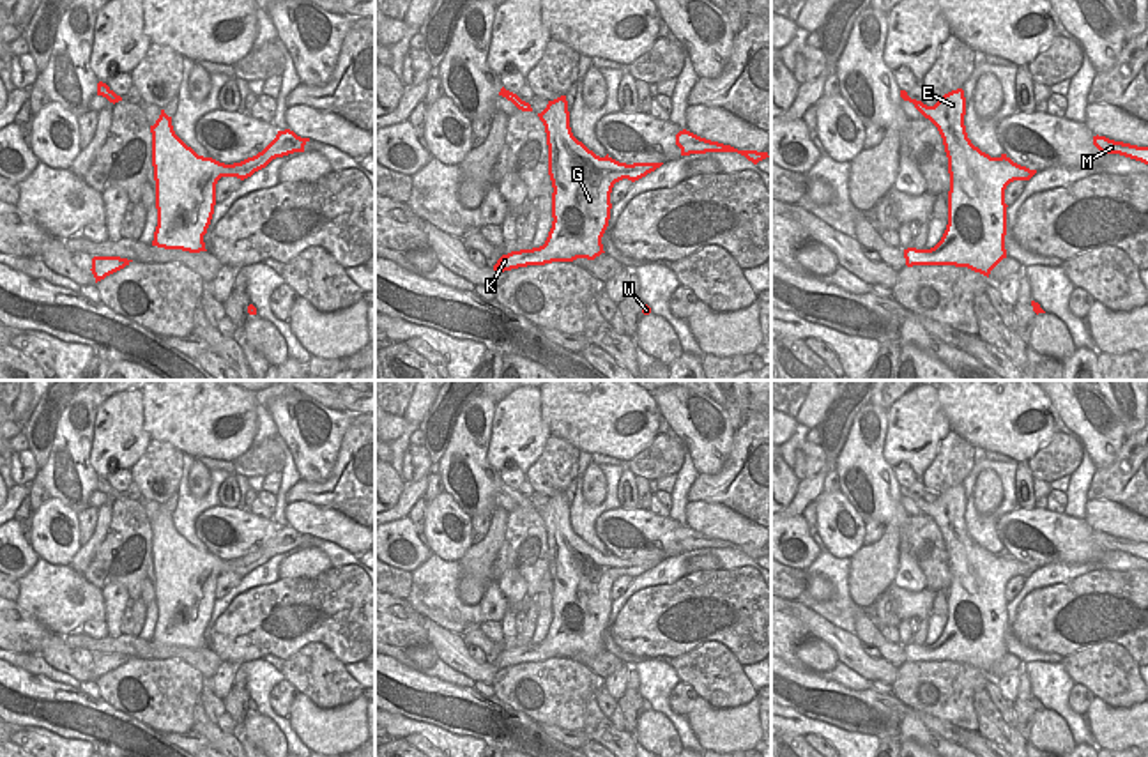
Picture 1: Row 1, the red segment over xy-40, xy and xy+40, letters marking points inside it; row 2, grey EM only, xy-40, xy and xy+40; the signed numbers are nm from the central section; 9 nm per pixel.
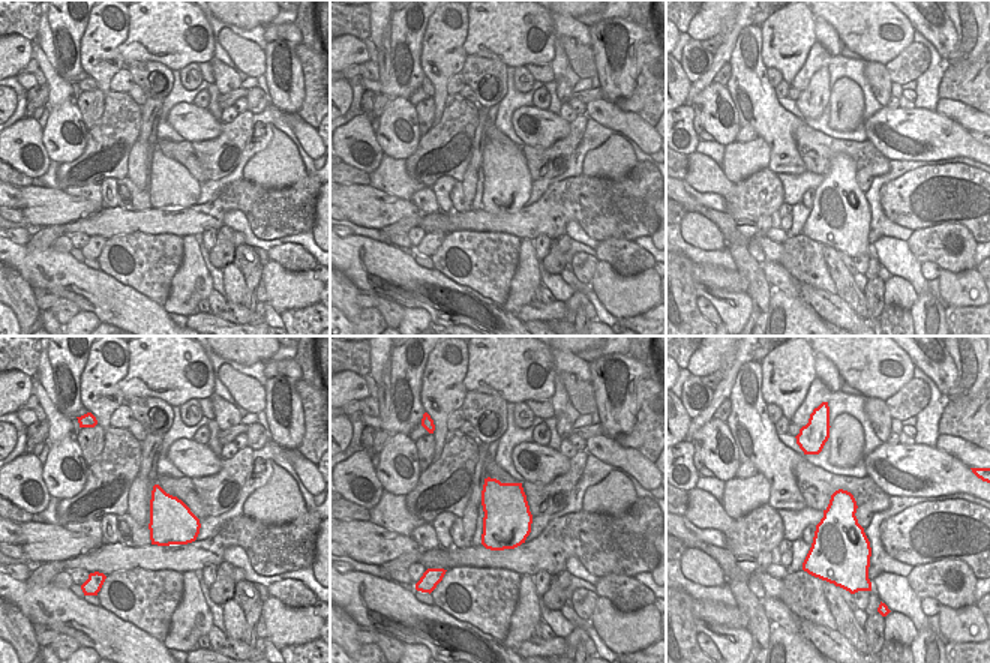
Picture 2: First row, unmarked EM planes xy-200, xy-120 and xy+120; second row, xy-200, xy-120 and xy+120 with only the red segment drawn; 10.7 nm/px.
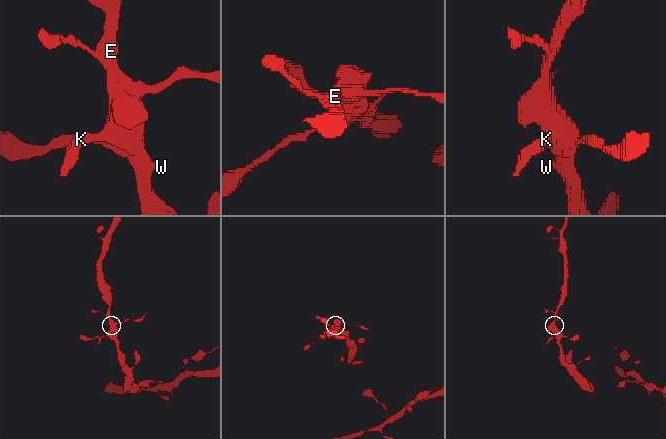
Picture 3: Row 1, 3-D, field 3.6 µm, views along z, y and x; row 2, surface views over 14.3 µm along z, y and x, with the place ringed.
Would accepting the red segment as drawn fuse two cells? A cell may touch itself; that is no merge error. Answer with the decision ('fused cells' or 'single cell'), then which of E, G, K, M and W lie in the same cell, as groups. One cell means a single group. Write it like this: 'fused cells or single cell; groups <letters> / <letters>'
single cell; groups E G K M W

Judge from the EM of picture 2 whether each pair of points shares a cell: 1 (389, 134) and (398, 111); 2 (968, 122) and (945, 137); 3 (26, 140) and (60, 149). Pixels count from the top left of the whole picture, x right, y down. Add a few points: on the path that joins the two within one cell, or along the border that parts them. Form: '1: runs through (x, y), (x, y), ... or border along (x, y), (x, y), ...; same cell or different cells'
1: runs through (392, 128), (398, 117); same cell
2: border along (935, 110), (959, 122), (969, 132); different cells
3: border along (42, 129), (42, 146), (51, 161); different cells

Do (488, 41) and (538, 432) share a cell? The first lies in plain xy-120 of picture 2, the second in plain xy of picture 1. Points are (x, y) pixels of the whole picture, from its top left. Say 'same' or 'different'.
different

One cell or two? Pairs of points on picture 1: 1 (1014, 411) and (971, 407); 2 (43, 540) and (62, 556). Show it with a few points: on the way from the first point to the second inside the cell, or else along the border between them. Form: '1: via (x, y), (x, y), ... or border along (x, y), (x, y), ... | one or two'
1: via (1003, 411), (982, 407) | one
2: via (48, 542), (57, 550) | one

